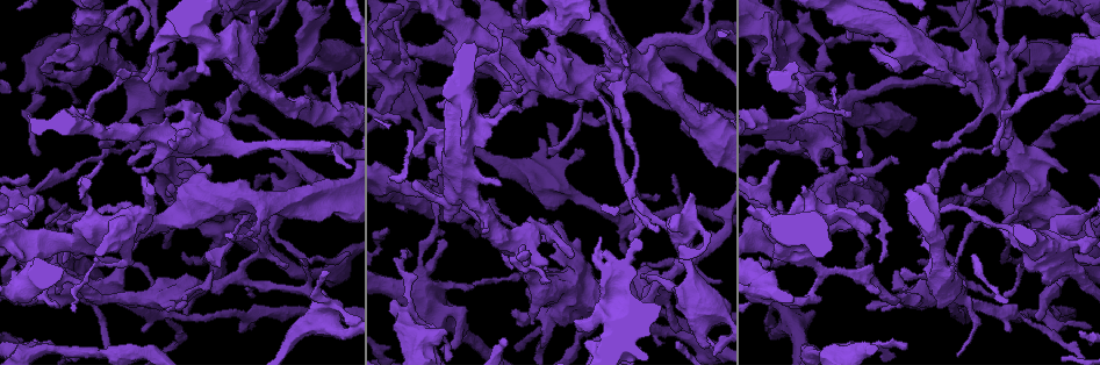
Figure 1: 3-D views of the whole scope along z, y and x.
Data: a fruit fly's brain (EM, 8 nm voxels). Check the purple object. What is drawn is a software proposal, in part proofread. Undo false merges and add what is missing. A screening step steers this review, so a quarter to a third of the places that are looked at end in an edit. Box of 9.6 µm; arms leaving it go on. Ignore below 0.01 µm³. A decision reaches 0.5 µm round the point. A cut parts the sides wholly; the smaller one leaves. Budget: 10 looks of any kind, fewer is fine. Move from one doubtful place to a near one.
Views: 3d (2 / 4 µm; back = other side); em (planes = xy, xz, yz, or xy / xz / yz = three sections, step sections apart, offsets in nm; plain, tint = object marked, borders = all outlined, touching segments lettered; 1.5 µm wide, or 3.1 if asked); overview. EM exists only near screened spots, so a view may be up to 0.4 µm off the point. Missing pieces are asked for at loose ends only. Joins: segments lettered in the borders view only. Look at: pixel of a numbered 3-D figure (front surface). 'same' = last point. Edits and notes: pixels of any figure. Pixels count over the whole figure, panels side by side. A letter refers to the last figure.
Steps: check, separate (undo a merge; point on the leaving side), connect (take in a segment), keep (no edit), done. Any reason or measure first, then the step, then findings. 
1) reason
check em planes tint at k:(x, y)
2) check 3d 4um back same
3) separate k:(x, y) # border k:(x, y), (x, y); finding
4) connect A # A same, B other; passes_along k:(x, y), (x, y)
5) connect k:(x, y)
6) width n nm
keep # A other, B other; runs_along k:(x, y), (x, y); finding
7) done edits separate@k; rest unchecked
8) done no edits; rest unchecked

three arms meet
check 3d 2um at 1:(90, 111)

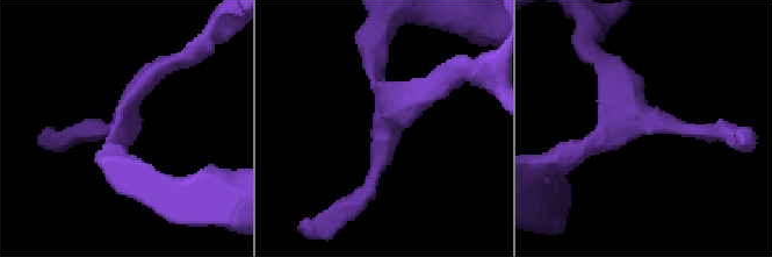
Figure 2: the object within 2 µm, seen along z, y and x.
check em planes plain at 2:(382, 100)

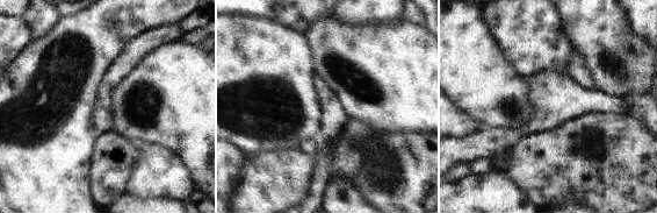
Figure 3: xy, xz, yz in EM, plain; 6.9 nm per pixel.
check em planes borders same

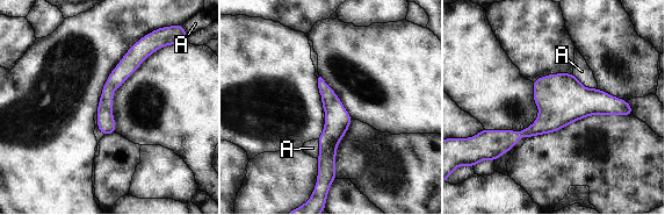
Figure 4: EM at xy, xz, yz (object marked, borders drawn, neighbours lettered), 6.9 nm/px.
keep # A other; runs_along 4:(623, 109), (563, 105), (530, 131), (491, 133); all the same neuron

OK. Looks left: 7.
tapers out
check em planes borders at 1:(834, 82)

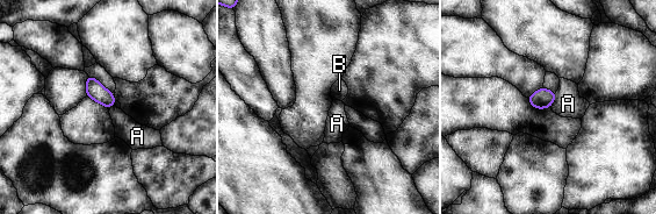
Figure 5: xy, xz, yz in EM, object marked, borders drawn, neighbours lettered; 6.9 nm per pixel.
width 130 nm; longest_contact A 110 nm
keep # A other, B other; no lettered segment goes on from it

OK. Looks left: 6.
tapers out
check 3d 2um back at 1:(996, 156)

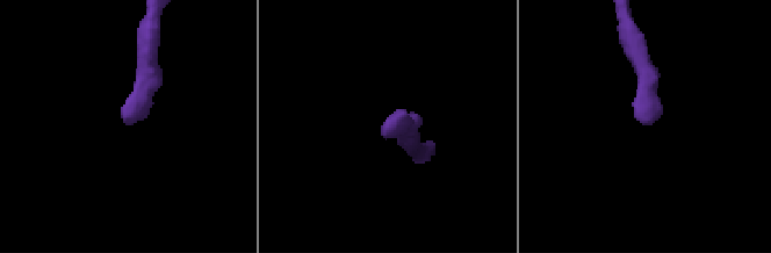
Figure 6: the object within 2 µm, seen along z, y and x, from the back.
now the EM
check em yz step 4 borders at 6:(132, 122)

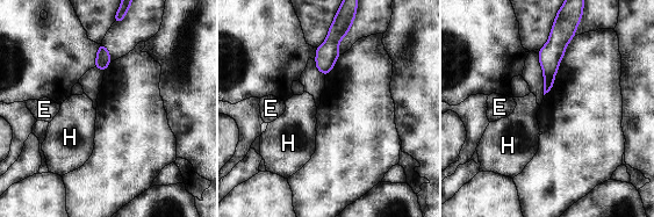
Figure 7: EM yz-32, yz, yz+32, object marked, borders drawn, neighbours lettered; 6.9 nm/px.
cut it another way
check em planes borders same

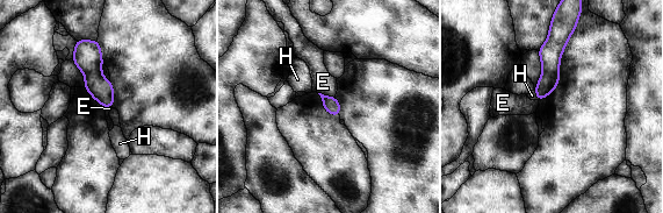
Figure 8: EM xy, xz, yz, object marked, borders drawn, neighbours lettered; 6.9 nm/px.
keep # E other, H other; border 8:(318, 92), (334, 98); none of them fits

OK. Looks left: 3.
branch stops here
check 3d 2um at 1:(1007, 294)

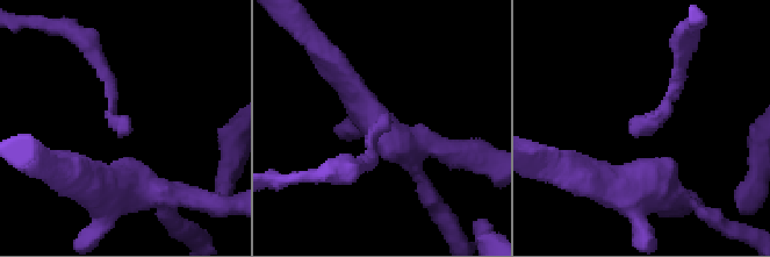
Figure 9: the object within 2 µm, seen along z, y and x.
check em 3.1um yz step 16 borders at 9:(386, 114)

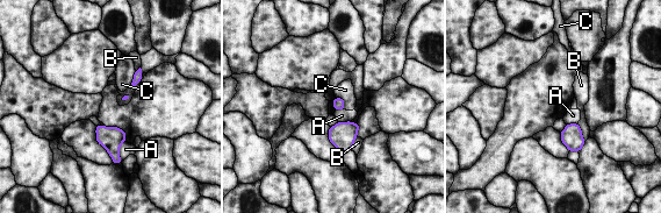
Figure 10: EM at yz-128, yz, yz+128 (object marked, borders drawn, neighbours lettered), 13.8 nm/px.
keep # A other, B other, C other; border 10:(336, 97), (343, 100), (344, 108); no lettered segment goes on from it

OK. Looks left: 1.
done no edits; rest unchecked

